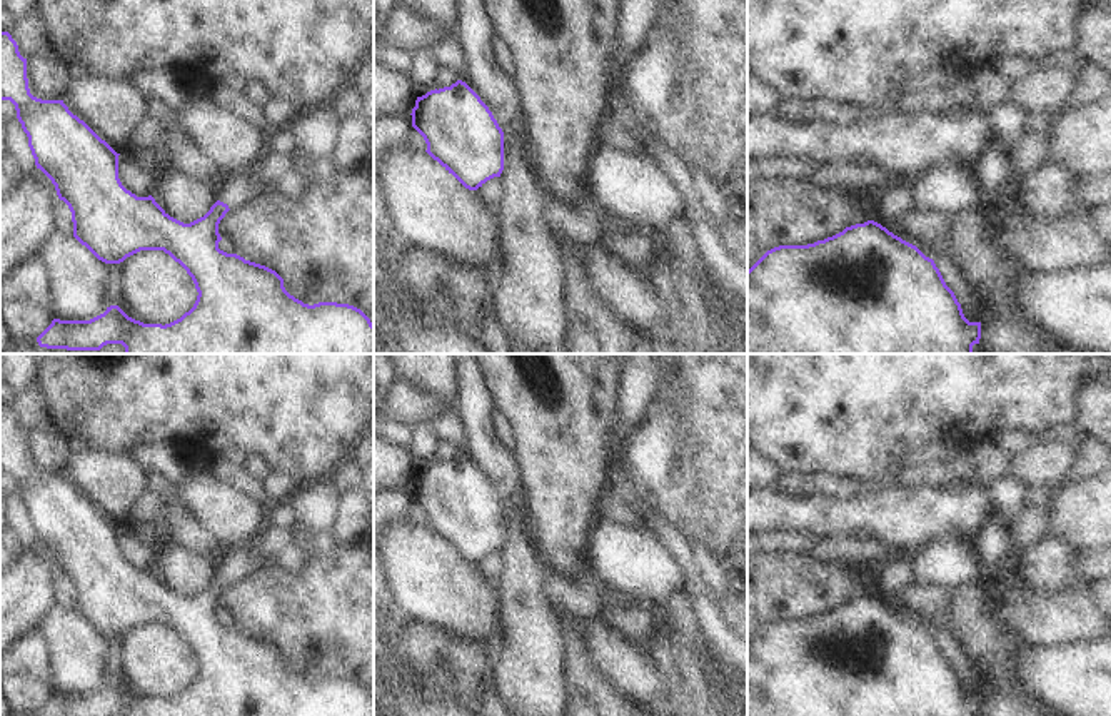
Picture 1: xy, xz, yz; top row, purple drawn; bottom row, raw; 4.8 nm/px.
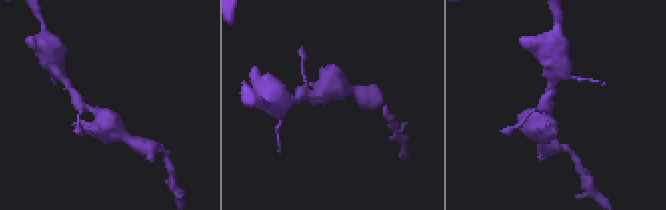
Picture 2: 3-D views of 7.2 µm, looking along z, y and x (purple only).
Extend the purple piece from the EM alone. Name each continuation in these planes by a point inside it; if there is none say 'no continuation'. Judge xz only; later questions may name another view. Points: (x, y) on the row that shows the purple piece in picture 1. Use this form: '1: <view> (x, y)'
no continuation

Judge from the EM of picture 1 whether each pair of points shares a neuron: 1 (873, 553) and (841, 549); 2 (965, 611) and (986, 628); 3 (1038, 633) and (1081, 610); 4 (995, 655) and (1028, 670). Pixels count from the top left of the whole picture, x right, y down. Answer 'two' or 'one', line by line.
1: one
2: one
3: one
4: two

